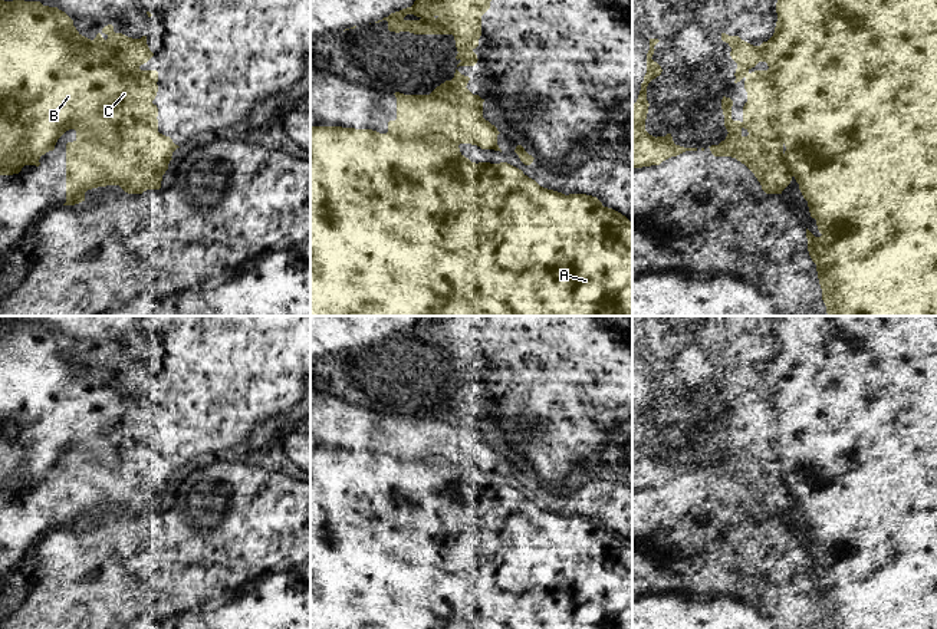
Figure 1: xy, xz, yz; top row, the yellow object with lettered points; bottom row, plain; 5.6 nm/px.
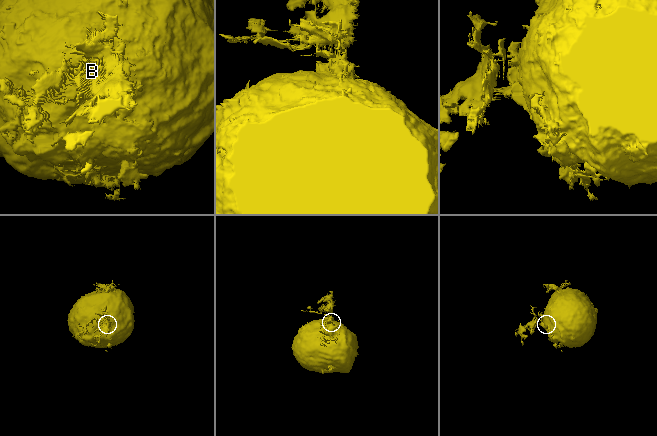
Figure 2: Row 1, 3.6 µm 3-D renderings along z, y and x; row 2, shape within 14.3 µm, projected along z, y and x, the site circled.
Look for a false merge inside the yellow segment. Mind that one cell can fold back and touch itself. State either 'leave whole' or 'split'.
split

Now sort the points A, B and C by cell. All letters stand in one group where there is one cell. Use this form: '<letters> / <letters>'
A B / C

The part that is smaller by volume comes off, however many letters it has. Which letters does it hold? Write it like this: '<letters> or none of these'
C

